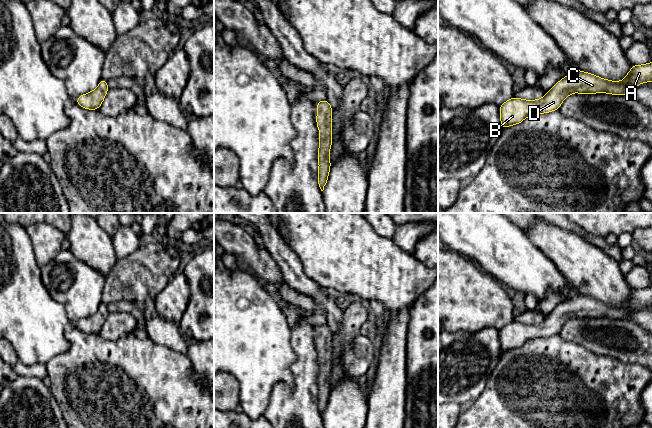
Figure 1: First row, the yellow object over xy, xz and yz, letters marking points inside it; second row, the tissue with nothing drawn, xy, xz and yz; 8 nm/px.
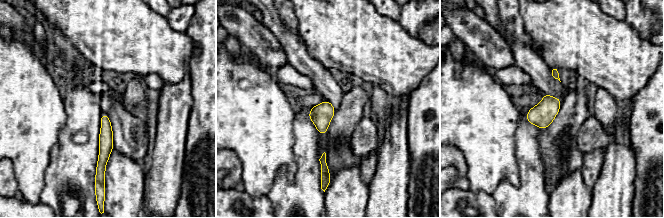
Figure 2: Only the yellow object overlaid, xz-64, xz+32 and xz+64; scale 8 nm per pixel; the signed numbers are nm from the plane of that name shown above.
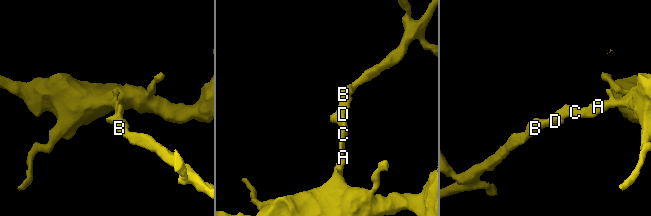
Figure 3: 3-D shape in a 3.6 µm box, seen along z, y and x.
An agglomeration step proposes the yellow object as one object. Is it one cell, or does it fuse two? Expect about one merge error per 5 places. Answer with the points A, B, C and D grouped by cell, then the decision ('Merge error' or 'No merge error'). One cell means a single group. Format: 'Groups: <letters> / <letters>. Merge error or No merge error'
Groups: A B C D. No merge error

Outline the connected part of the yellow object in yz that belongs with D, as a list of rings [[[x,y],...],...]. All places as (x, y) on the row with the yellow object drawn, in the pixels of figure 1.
[[[652,61],[644,65],[632,65],[630,72],[620,82],[606,80],[591,73],[573,69],[541,99],[523,100],[512,97],[499,106],[501,128],[519,124],[531,115],[558,110],[563,100],[575,92],[630,95],[633,88],[644,82],[652,82]]]

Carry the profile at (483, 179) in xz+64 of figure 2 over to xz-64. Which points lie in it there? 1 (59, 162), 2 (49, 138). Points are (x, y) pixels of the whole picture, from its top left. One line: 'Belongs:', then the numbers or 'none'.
Belongs: 2

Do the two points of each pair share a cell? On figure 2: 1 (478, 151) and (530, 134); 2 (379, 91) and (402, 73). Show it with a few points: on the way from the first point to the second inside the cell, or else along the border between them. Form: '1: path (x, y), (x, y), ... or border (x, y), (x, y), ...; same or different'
1: border (521, 116), (515, 134), (515, 156), (517, 162); different
2: border (373, 84), (381, 84), (391, 100); different

